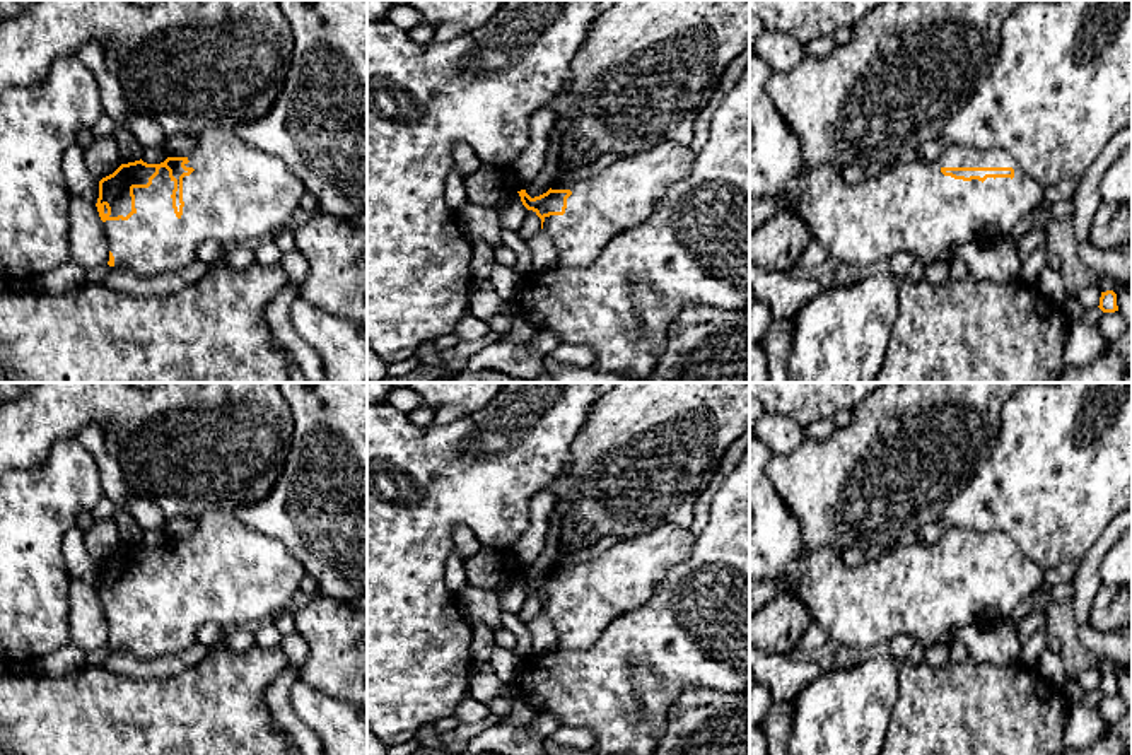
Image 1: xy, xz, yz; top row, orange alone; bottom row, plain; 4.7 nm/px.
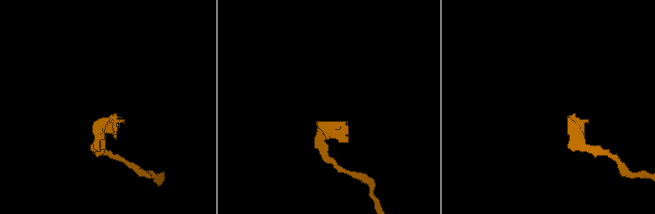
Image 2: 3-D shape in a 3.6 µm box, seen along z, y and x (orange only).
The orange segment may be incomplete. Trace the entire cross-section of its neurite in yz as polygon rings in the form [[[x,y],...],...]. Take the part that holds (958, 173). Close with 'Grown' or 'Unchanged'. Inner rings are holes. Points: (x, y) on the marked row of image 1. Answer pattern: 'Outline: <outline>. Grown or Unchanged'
Outline: [[[750,48],[750,198],[787,195],[787,210],[808,224],[813,239],[840,265],[864,268],[900,251],[910,253],[922,265],[949,265],[958,246],[1011,236],[1012,229],[1043,202],[1043,186],[1030,178],[1009,152],[954,142],[931,162],[917,159],[903,166],[886,166],[859,184],[847,184],[835,166],[809,166],[804,161],[799,140],[768,97],[765,84],[770,75],[772,68]]]. Grown

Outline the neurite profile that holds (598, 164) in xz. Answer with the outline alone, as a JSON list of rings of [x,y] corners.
[[[616,154],[599,155],[599,157],[592,159],[586,167],[579,169],[569,176],[563,176],[562,181],[574,183],[574,181],[579,181],[584,178],[596,178],[604,167],[611,166],[615,161],[618,161]]]

